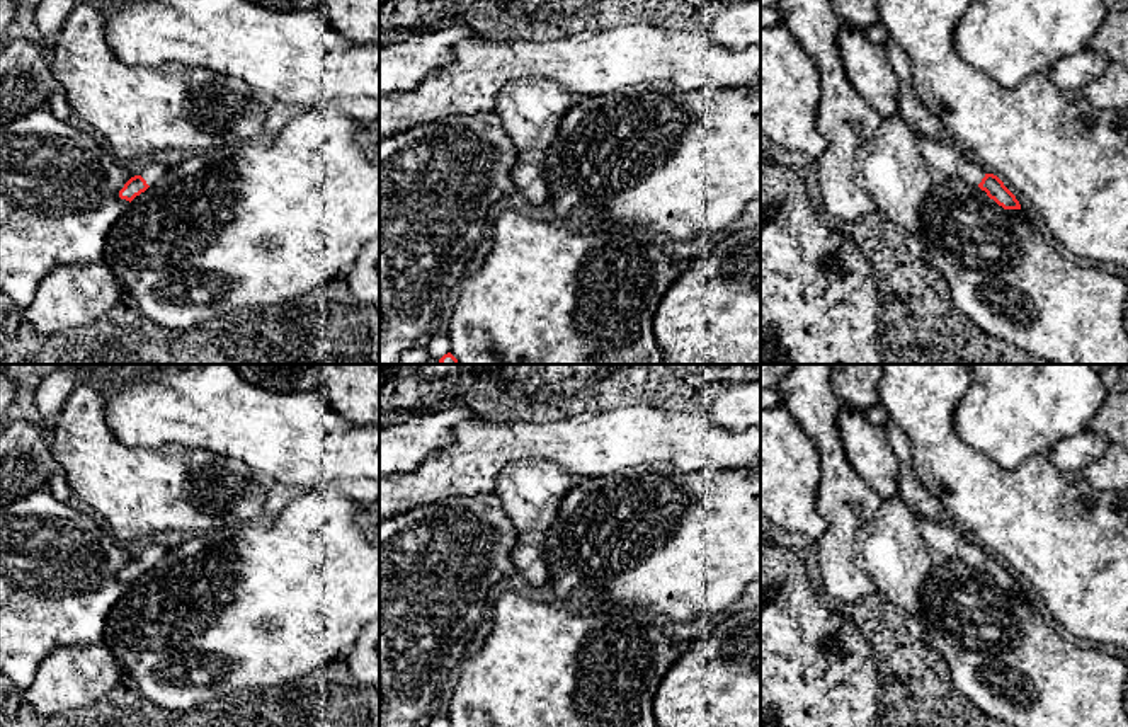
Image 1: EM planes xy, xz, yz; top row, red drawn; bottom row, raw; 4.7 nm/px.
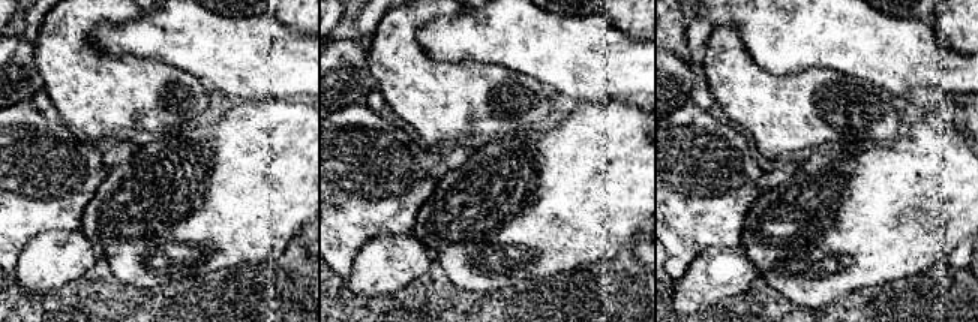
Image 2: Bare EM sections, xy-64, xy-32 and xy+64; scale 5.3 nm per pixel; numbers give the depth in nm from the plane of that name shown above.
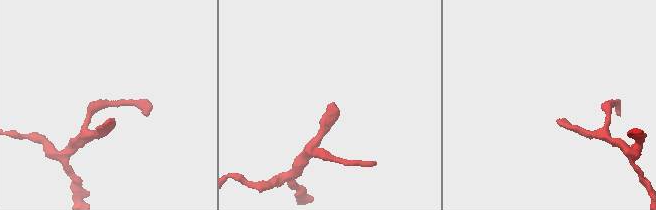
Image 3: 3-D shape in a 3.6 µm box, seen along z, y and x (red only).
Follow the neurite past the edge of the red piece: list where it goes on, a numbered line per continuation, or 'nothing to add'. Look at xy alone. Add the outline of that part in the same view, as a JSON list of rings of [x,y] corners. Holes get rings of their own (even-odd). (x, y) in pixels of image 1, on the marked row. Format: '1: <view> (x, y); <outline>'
1: xy (152, 172); [[[157,162],[148,163],[143,170],[141,170],[141,177],[146,180],[148,186],[153,186],[155,182],[158,182],[162,179],[162,175],[167,172],[165,167],[162,167]]]

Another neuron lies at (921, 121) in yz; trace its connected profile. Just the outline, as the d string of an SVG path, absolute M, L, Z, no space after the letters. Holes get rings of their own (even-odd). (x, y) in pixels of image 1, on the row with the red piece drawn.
M893 39L885 41L881 48L898 82L898 114L915 136L939 138L943 133L941 123L926 107L912 85L910 56Z

